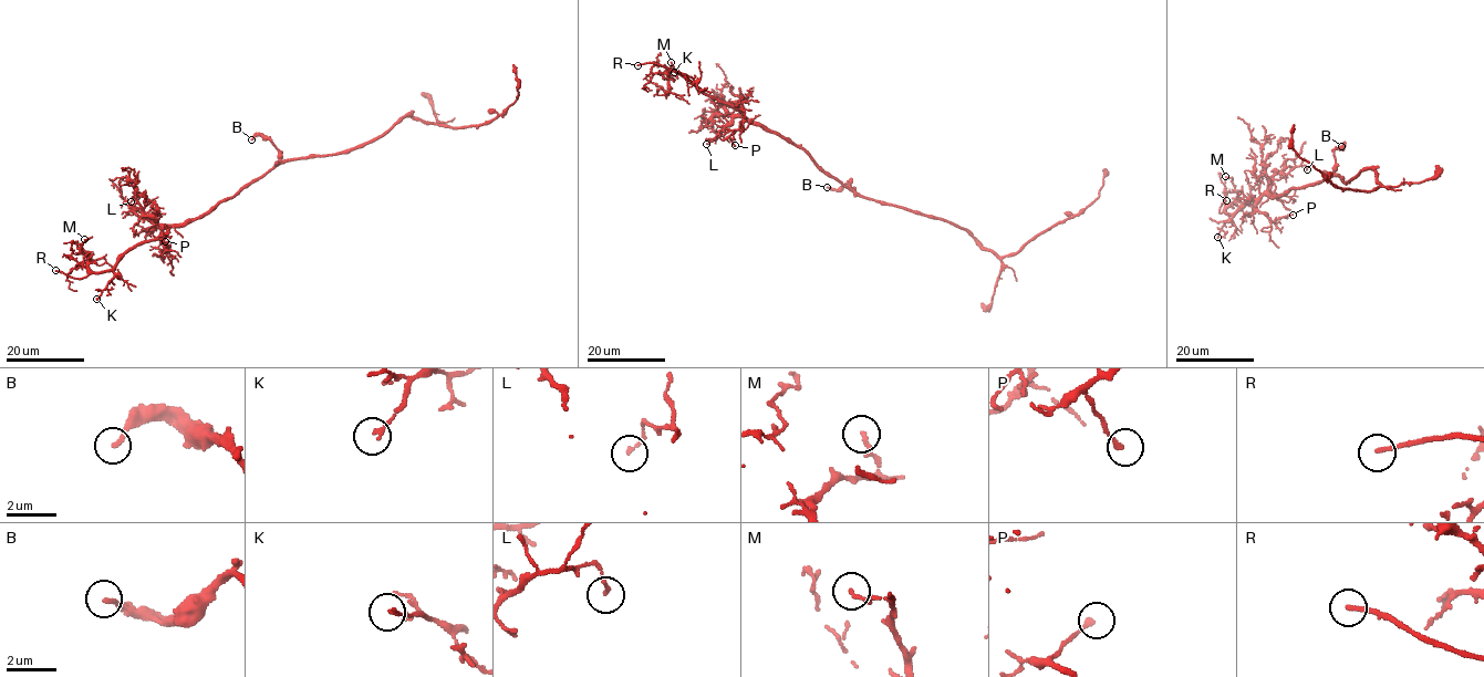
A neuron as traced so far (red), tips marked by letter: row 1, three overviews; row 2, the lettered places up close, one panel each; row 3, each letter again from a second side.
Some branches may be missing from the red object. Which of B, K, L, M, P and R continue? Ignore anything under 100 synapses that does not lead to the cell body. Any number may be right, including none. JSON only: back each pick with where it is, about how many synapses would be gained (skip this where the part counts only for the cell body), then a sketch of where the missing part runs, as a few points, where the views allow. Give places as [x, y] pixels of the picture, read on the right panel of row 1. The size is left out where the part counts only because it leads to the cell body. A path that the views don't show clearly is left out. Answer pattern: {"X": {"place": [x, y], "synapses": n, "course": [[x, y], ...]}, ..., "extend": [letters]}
{"R": {"place": [1226, 200]}, "extend": ["R"]}

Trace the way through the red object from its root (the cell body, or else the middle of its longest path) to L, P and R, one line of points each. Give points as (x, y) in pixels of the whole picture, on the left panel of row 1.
L: (301, 157), (277, 163), (238, 193), (183, 224), (143, 219), (133, 211), (138, 198), (131, 201)
P: (301, 157), (277, 163), (197, 218), (166, 227), (162, 236), (168, 250), (165, 252), (157, 247), (165, 241)
R: (301, 157), (277, 163), (197, 218), (169, 225), (155, 238), (133, 246), (111, 269), (80, 279), (55, 270)

